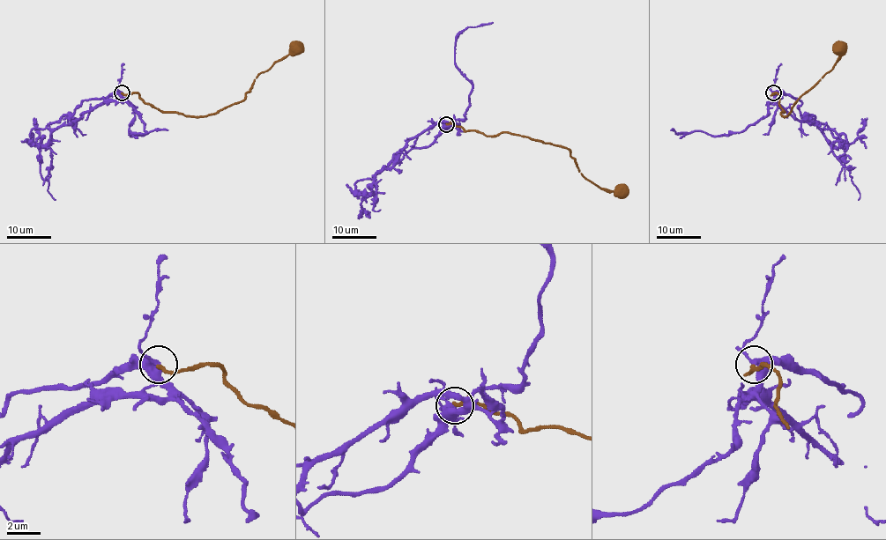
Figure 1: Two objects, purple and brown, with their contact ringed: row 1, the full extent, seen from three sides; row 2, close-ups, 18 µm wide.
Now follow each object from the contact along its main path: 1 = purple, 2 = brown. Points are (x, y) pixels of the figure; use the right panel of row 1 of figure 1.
1: (773, 92), (785, 92), (800, 102), (800, 114), (817, 127), (833, 154), (848, 170), (859, 200)
2: (773, 92), (780, 97), (785, 116), (830, 71), (842, 47)

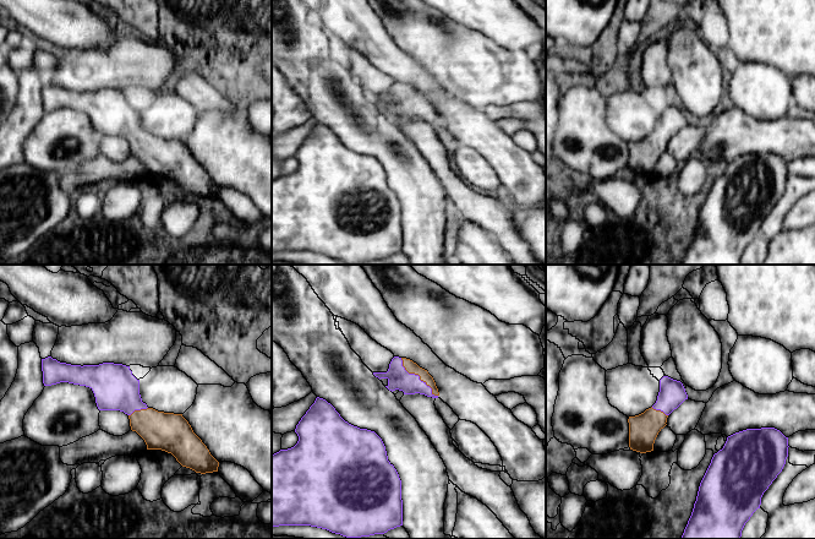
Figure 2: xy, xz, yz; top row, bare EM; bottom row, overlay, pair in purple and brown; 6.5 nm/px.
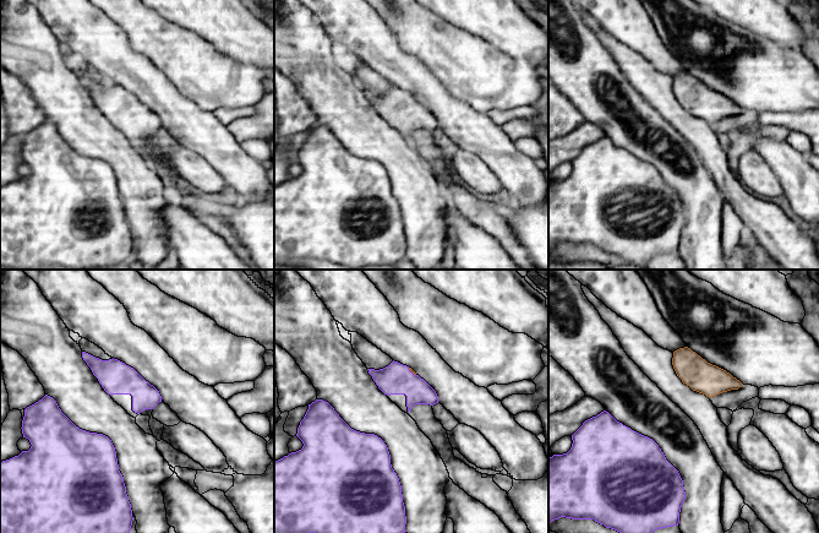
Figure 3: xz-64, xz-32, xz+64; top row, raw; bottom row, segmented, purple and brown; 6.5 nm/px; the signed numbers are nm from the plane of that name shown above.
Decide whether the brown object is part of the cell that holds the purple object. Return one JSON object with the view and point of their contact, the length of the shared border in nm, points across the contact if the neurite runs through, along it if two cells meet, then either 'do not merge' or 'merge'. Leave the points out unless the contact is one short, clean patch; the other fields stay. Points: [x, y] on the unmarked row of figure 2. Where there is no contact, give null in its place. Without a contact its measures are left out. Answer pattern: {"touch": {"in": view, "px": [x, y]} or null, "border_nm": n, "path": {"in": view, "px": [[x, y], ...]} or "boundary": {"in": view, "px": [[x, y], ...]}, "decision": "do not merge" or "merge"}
{"touch": {"in": "xz", "px": [417, 101]}, "border_nm": 360, "path": {"in": "xz", "px": [[398, 103], [417, 101], [410, 92]]}, "decision": "merge"}

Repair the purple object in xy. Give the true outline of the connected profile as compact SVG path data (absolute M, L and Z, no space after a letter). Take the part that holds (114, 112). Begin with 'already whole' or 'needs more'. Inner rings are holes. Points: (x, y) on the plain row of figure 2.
needs more | M51 82L42 85L43 109L51 111L60 108L89 113L95 122L99 136L120 136L128 141L130 152L146 168L147 175L162 175L171 179L176 186L196 198L206 200L218 197L219 187L210 180L207 172L193 158L182 140L158 137L148 134L140 120L140 105L137 105L130 92L114 88L99 91L71 91L60 88Z

